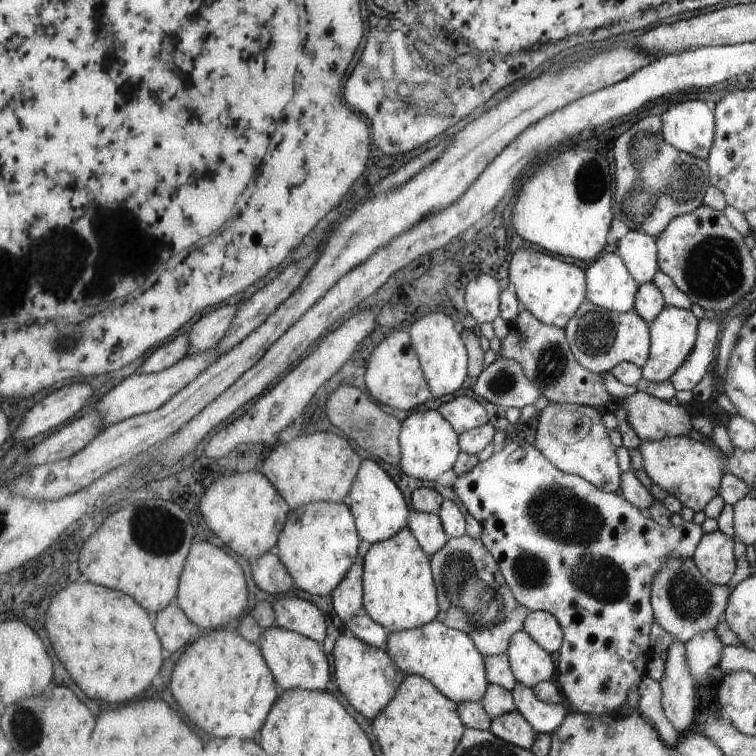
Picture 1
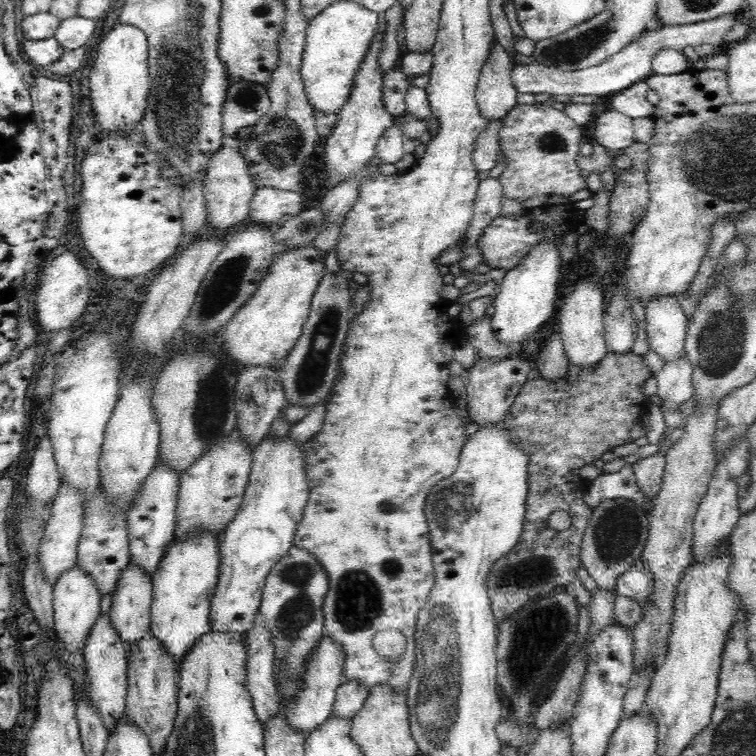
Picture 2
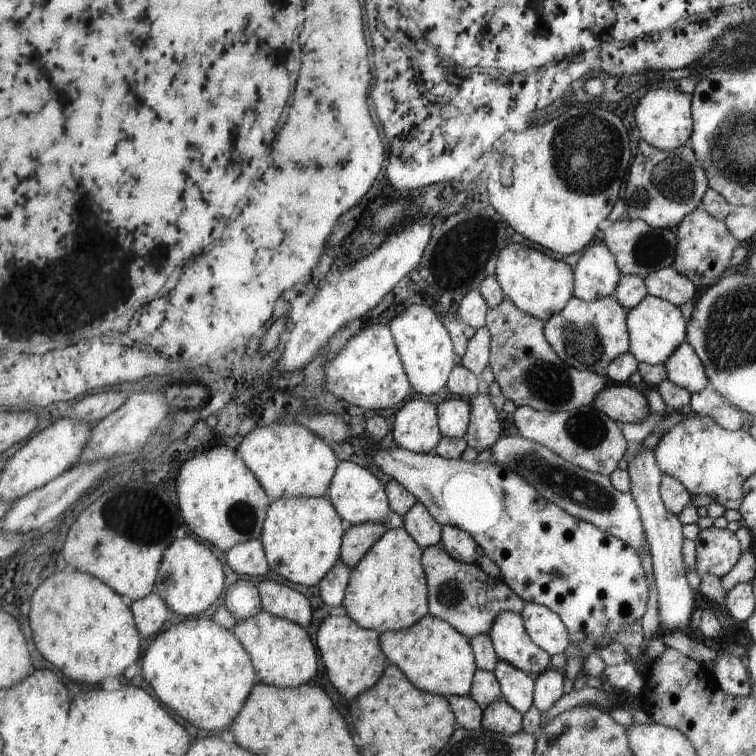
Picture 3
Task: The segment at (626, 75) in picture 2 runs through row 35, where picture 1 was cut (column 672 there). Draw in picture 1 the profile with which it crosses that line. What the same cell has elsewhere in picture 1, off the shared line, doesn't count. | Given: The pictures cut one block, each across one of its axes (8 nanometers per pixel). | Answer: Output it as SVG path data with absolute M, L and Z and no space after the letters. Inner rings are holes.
M672 640L665 661L664 678L660 684L661 705L666 718L672 722L676 732L687 734L694 724L701 696L689 664L686 642Z

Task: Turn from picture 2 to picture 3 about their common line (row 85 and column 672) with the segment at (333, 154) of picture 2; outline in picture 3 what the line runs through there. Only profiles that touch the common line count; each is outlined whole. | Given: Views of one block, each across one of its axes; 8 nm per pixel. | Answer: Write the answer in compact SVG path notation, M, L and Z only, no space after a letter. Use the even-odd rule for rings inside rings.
M688 341L679 346L663 366L667 371L667 380L691 394L700 392L708 384L703 363Z

